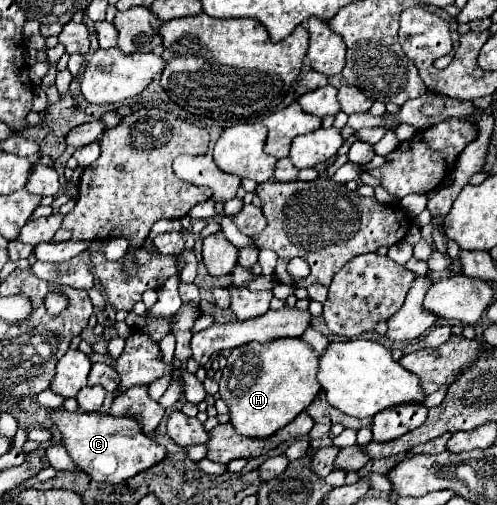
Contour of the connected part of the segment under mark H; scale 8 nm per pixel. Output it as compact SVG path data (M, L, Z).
M280 338L266 344L250 342L250 344L234 348L226 360L228 364L222 370L222 378L220 378L220 396L230 408L232 426L236 428L236 432L244 436L250 436L250 438L272 436L276 430L290 424L302 410L306 410L306 406L320 392L320 384L316 378L318 356L314 354L314 348L302 338Z

